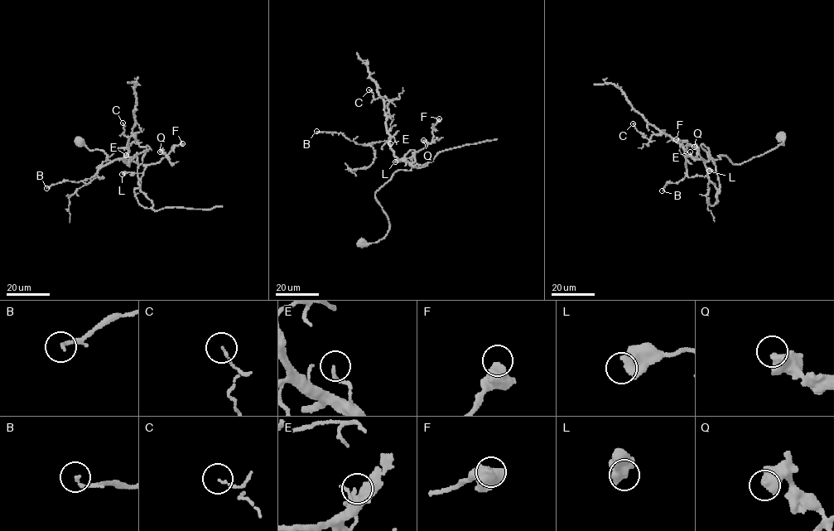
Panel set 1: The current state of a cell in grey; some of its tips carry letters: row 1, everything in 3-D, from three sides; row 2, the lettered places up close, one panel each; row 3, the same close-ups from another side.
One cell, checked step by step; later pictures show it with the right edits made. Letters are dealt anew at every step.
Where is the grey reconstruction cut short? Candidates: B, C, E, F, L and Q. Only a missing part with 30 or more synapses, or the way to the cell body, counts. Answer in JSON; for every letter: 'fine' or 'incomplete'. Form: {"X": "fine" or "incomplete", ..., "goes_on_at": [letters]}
{"B": "fine", "C": "fine", "E": "fine", "F": "fine", "L": "fine", "Q": "fine", "goes_on_at": []}

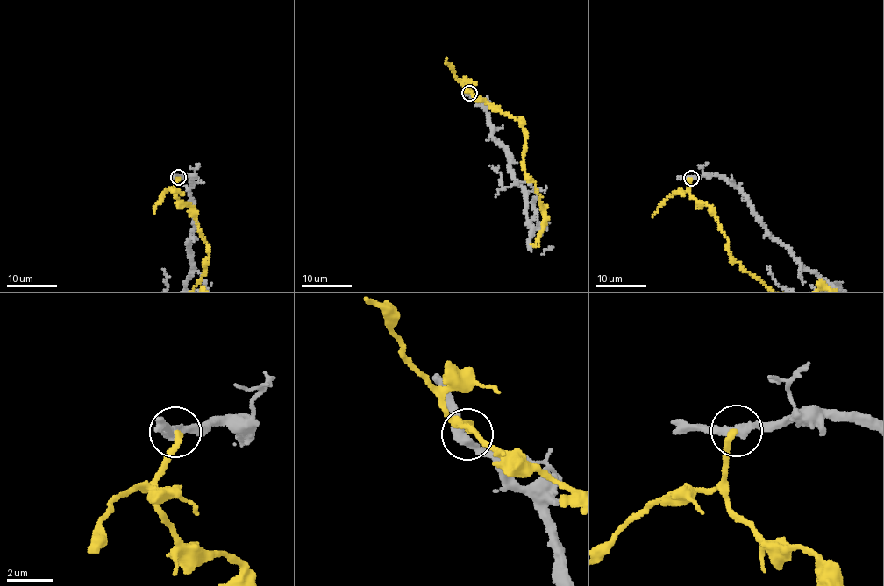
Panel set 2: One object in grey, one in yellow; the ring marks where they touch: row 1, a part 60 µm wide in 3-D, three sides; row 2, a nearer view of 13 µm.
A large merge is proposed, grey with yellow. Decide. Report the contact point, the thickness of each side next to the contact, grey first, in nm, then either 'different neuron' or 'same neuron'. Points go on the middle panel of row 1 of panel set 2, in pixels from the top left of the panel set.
at (469, 93); 400 nm thick on the grey side, 260 nm on the other; different neuron

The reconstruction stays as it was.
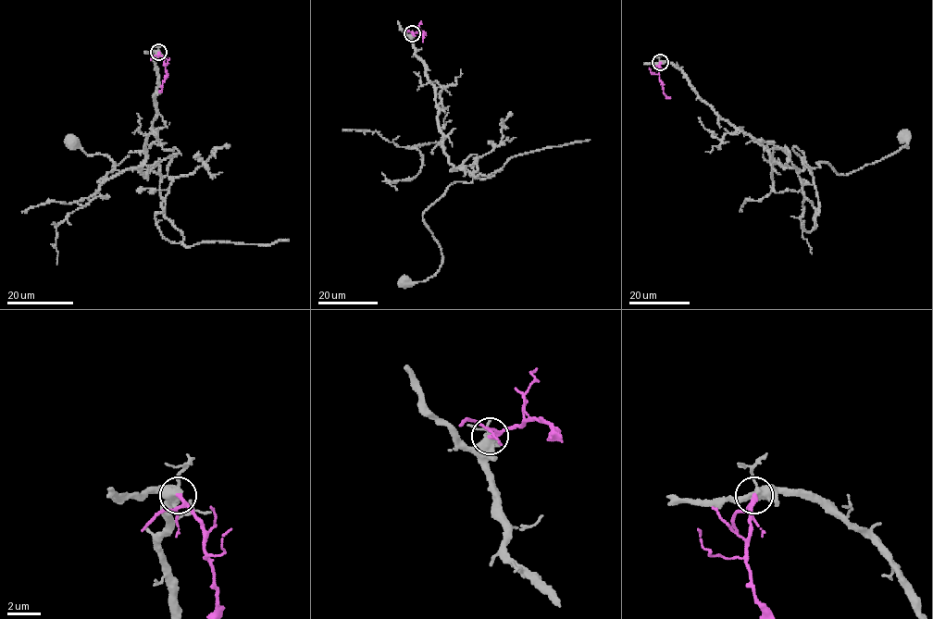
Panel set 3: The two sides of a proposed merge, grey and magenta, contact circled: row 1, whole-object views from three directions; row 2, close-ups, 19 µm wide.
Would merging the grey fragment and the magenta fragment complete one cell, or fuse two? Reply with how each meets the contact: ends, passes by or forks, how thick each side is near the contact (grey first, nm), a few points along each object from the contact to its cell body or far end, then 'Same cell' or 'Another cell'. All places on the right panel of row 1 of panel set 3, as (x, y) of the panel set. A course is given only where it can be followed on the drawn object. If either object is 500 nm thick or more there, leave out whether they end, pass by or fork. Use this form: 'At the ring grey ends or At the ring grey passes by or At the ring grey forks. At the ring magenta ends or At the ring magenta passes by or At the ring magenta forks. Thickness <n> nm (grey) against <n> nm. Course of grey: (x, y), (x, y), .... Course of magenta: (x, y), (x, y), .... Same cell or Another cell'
At the ring grey passes by. At the ring magenta passes by. Thickness 460 nm (grey) against 190 nm. Course of grey: (659, 63), (789, 167), (803, 168), (793, 147), (812, 167), (849, 174), (908, 147), (905, 137). Course of magenta: (660, 62), (660, 81), (665, 94), (670, 98). Same cell

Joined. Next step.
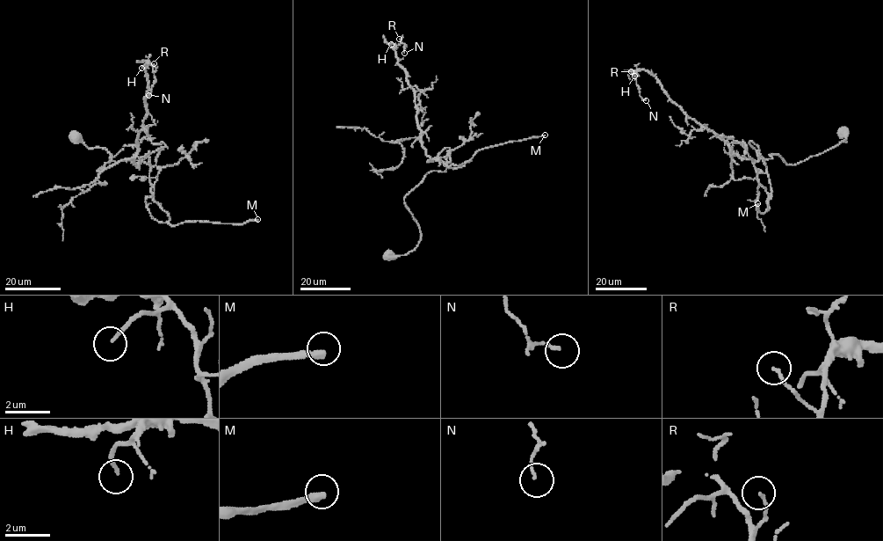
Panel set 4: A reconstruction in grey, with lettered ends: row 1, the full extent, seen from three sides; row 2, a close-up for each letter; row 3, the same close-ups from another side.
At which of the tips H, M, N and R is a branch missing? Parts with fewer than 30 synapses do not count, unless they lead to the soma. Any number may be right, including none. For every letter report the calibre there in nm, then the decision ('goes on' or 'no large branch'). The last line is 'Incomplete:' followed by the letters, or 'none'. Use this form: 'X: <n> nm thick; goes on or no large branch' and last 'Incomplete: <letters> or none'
H: 140 nm thick; no large branch
M: 300 nm thick; goes on
N: 90 nm thick; no large branch
R: 120 nm thick; no large branch
Incomplete: M

